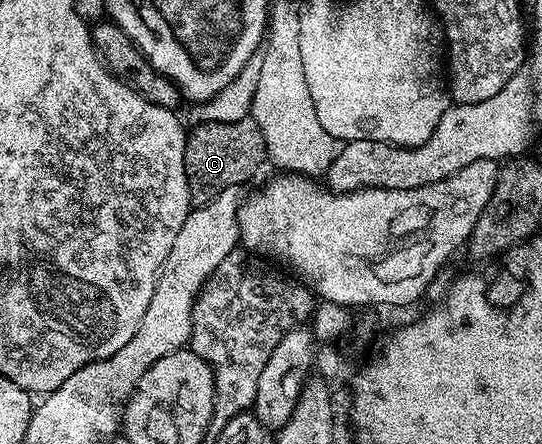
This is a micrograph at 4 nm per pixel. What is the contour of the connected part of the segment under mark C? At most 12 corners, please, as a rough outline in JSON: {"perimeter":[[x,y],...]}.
{"perimeter":[[207,121],[187,133],[195,207],[267,161],[255,121]]}

